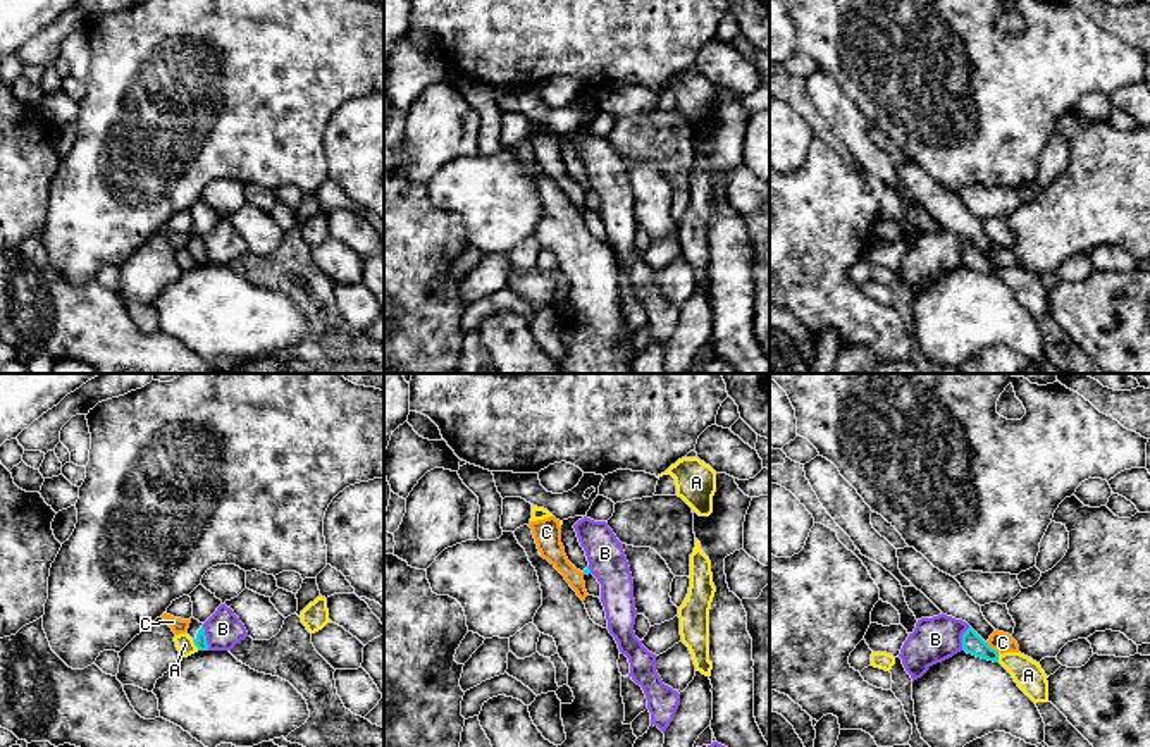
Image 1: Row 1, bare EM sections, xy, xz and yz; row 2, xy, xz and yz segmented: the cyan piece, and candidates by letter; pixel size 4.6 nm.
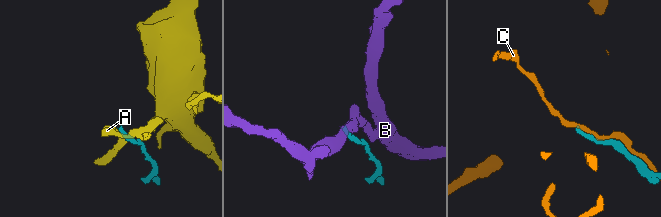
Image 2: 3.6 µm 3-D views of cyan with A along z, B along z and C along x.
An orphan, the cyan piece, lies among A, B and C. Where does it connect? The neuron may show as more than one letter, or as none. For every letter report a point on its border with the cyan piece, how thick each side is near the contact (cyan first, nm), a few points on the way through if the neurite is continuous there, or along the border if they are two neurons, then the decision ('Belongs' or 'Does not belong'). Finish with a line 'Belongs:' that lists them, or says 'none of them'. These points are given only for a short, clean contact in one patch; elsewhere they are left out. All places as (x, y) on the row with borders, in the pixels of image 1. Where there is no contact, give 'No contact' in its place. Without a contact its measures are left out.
A: Touches cyan at xy (195, 644). Thickness 60 nm (cyan) against 90 nm. Boundary: xy (191, 641), (198, 649). Does not belong
B: Touches cyan at xy (205, 637). Thickness 60 nm (cyan) against 170 nm. Boundary: xy (202, 625), (209, 649). Does not belong
C: Touches cyan at yz (990, 648). Thickness 100 nm (cyan) against 100 nm. Does not belong
Belongs: none of them

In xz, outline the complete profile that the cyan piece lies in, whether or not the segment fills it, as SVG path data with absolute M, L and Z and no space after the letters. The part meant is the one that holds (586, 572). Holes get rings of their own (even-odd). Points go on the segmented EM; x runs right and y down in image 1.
M575 516L575 518L563 520L563 525L561 525L561 544L565 547L565 554L566 554L568 561L577 570L580 570L584 575L589 575L590 573L589 561L587 561L584 547L578 542L577 532L573 528L573 525L578 520L582 520L582 518L584 516Z

